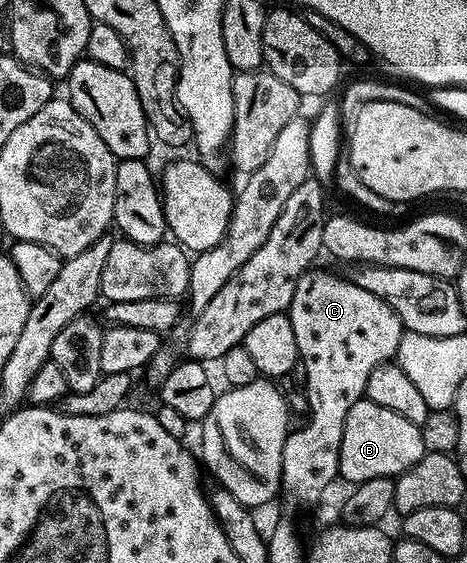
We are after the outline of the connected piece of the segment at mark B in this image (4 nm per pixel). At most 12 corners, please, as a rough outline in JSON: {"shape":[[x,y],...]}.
{"shape":[[366,397],[345,417],[338,478],[398,477],[425,454],[413,421]]}

